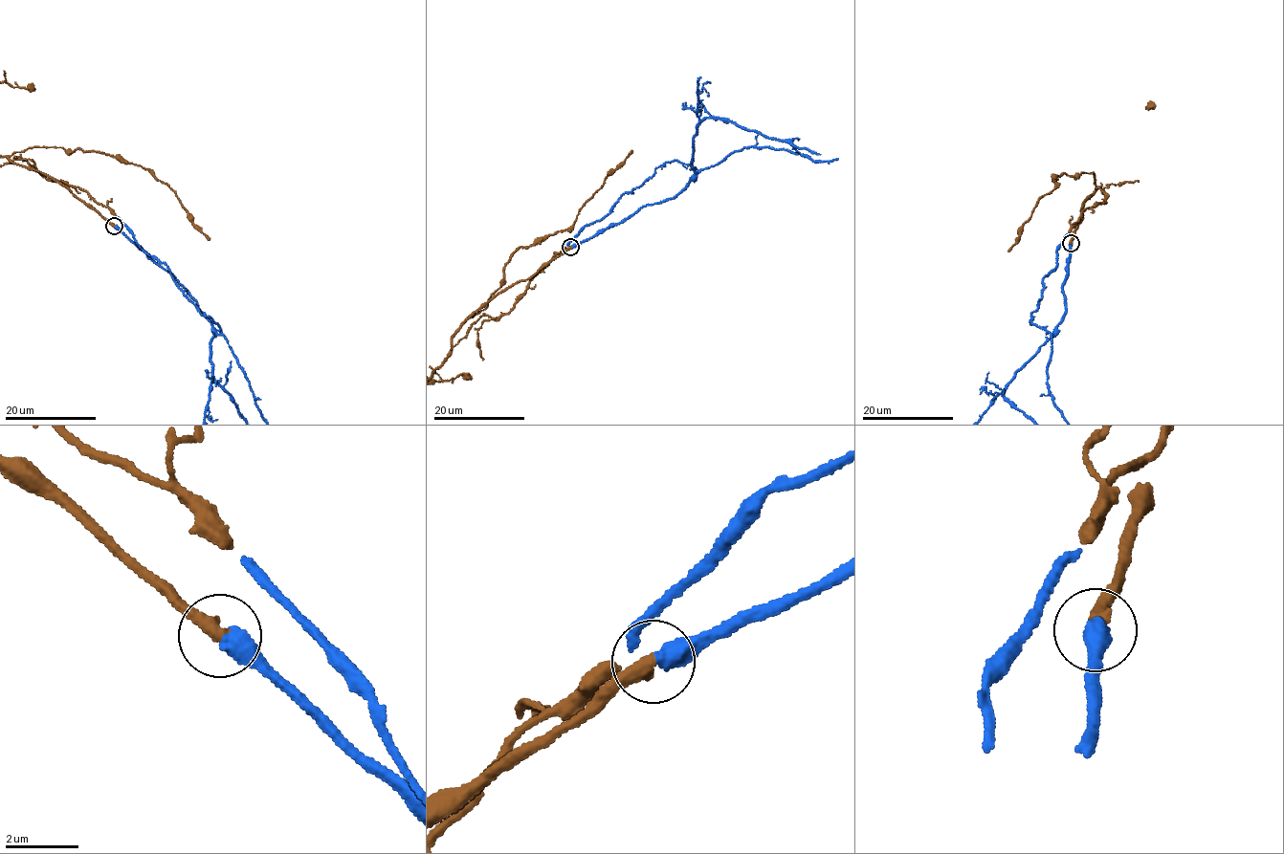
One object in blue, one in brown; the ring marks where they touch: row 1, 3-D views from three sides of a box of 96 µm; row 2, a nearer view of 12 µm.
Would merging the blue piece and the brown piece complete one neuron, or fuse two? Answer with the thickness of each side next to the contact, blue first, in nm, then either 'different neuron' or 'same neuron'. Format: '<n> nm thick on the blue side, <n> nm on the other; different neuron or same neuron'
550 nm thick on the blue side, 400 nm on the other; same neuron

